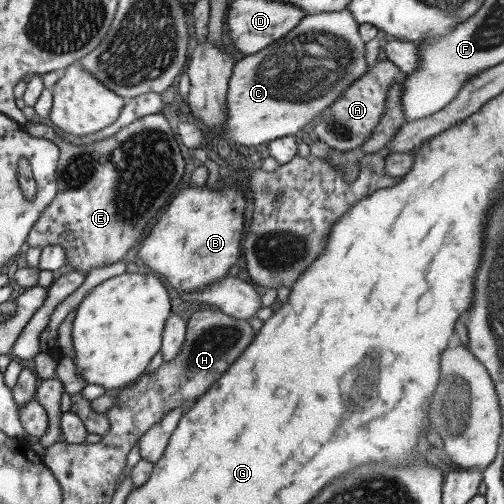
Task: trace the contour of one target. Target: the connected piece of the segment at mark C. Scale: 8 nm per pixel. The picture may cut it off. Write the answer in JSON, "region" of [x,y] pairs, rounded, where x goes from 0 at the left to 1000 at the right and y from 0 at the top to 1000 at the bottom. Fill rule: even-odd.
{"region":[[[687,16],[665,24],[605,30],[569,67],[530,93],[482,111],[462,129],[446,188],[446,282],[474,286],[476,294],[512,292],[562,270],[583,268],[609,242],[621,240],[641,216],[665,204],[681,177],[720,149],[732,127],[724,119],[724,83],[710,67],[712,48]]]}

